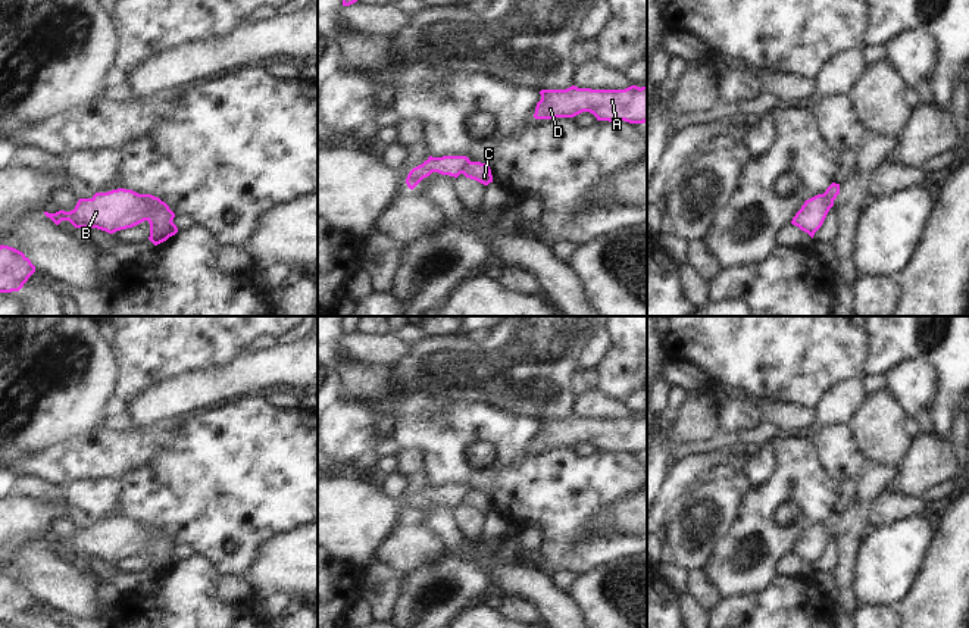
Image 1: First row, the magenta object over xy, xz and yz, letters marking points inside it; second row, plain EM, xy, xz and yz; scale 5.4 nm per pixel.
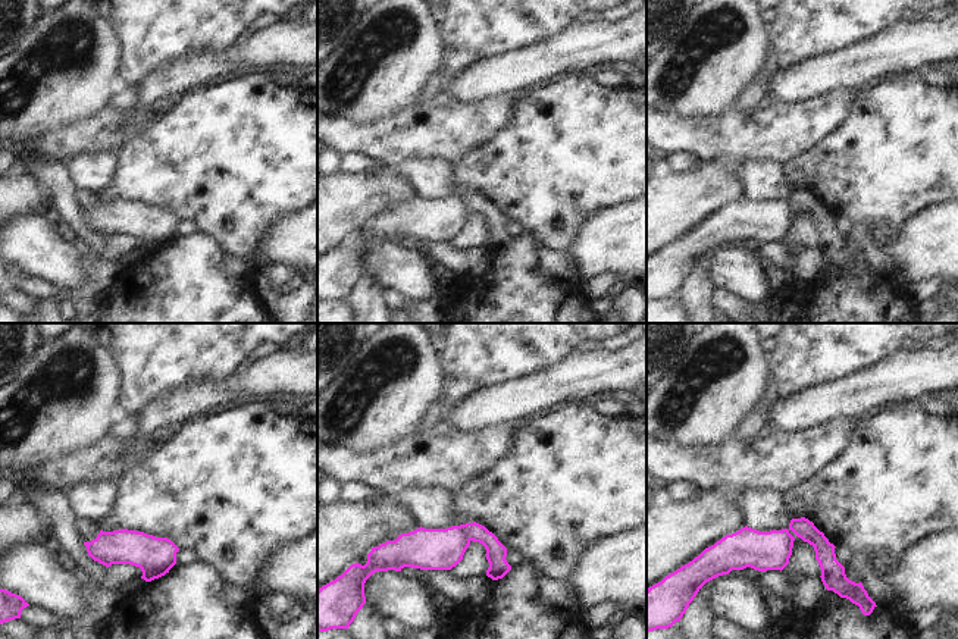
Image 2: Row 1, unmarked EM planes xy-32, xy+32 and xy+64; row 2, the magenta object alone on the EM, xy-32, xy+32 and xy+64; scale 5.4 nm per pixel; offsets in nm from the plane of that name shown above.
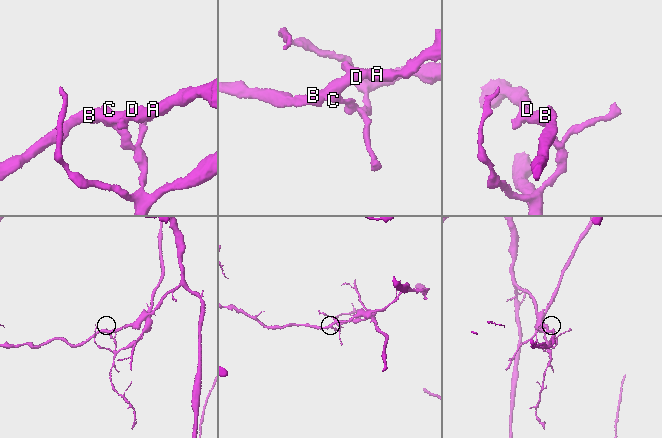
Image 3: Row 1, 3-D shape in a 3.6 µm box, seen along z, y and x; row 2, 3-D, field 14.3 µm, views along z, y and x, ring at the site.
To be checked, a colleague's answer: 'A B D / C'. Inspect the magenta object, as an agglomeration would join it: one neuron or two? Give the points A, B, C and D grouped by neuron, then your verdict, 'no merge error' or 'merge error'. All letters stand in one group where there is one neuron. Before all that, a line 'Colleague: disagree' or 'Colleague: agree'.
Colleague: agree
A B D / C; merge error

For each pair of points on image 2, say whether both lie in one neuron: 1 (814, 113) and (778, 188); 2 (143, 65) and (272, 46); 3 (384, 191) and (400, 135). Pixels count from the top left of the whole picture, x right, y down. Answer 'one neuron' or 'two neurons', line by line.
1: two neurons
2: two neurons
3: two neurons

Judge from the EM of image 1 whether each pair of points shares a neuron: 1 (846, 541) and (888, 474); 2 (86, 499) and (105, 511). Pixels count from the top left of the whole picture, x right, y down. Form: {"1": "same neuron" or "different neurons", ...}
{"1": "same neuron", "2": "same neuron"}

